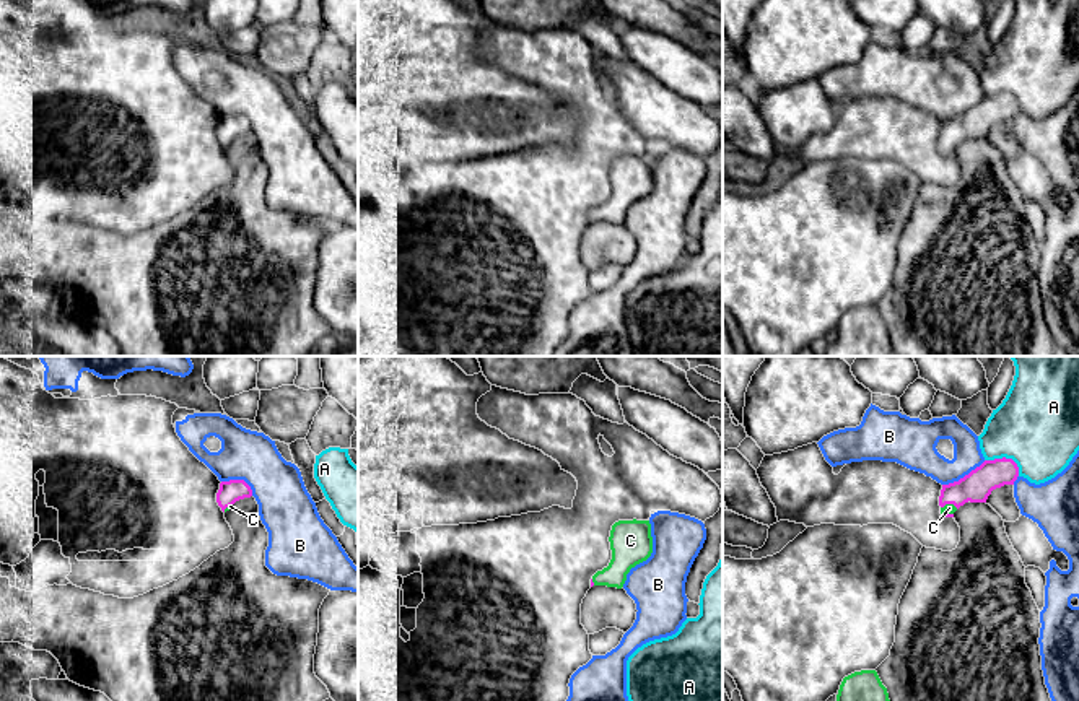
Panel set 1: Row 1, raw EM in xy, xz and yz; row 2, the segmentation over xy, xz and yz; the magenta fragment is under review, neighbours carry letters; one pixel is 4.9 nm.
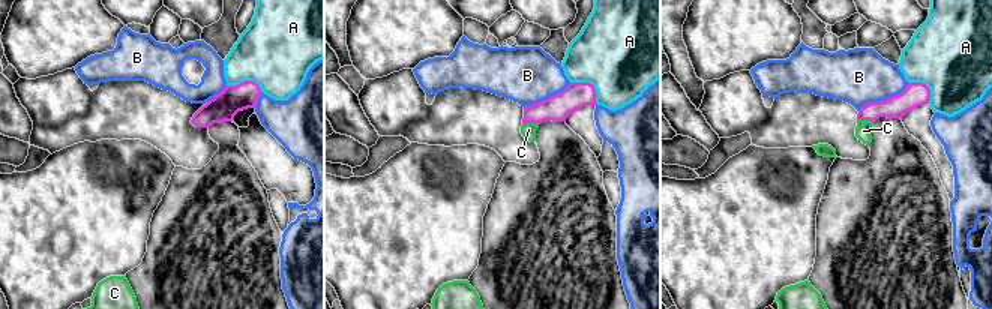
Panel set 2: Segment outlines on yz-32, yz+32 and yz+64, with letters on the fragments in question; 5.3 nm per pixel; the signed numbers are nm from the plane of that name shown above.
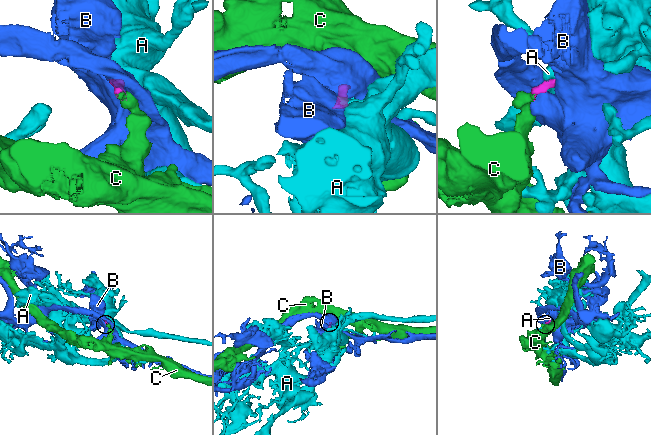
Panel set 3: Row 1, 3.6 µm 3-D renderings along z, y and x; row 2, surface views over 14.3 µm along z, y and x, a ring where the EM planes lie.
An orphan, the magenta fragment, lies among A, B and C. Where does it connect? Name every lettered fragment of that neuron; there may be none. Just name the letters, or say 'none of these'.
C

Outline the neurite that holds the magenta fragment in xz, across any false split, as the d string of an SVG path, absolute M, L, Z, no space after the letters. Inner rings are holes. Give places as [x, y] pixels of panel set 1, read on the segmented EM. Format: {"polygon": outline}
{"polygon": "M636 519L618 520L612 525L609 542L612 559L607 568L592 576L591 587L623 587L630 569L646 561L653 553L651 524Z"}

